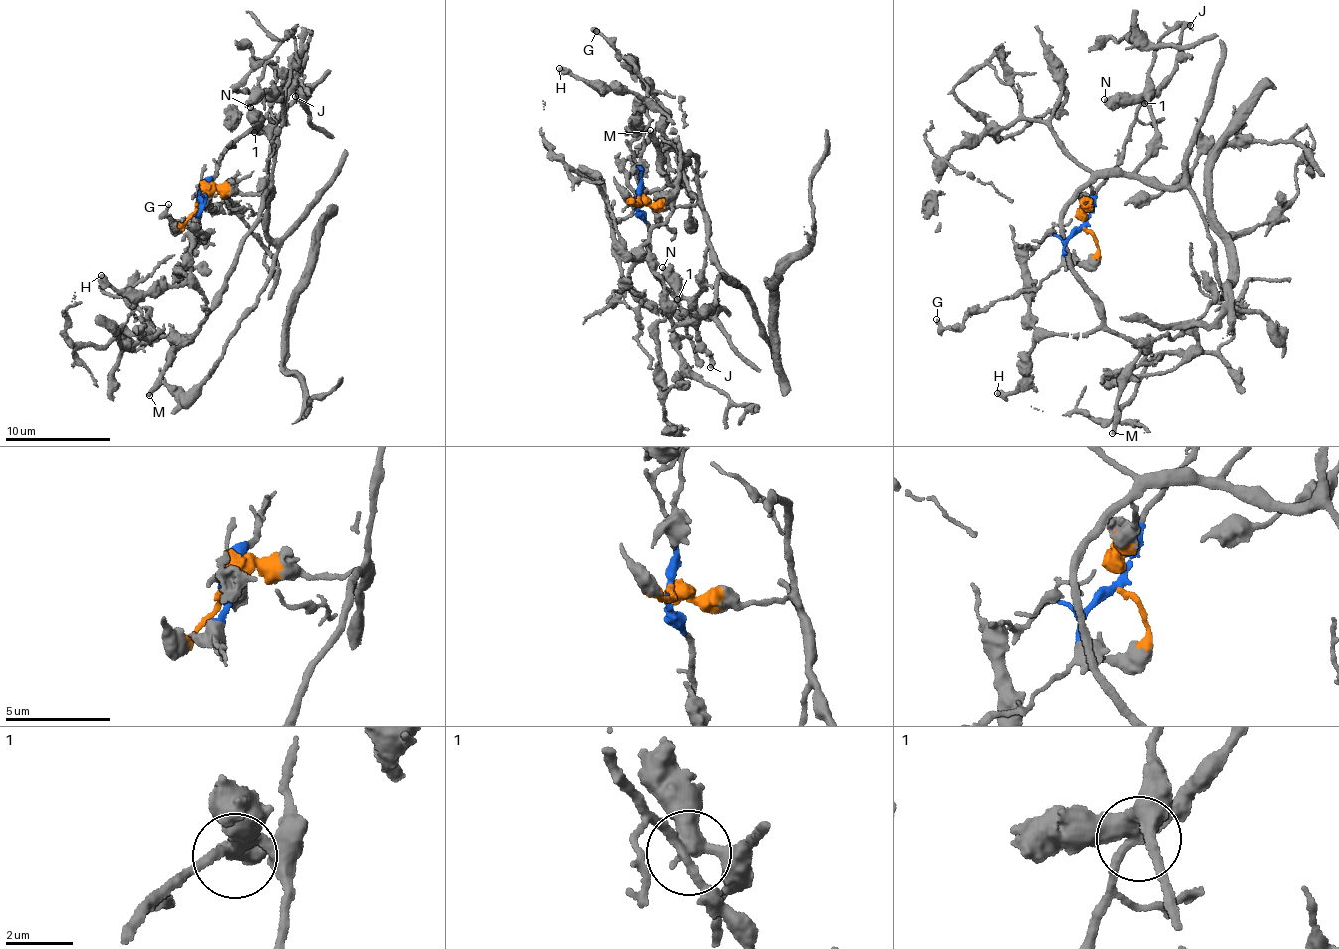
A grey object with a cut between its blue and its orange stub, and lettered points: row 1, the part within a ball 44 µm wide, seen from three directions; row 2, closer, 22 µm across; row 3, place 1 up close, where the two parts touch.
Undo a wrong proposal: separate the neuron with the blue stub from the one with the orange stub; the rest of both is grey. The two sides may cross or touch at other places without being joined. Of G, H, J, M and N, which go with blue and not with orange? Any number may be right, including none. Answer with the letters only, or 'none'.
G, J

